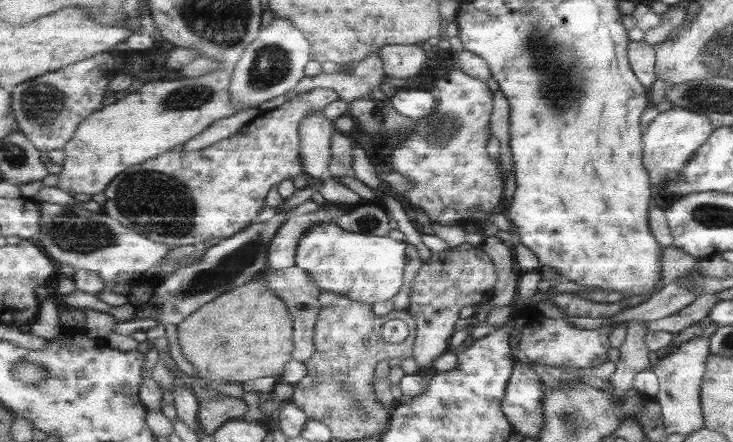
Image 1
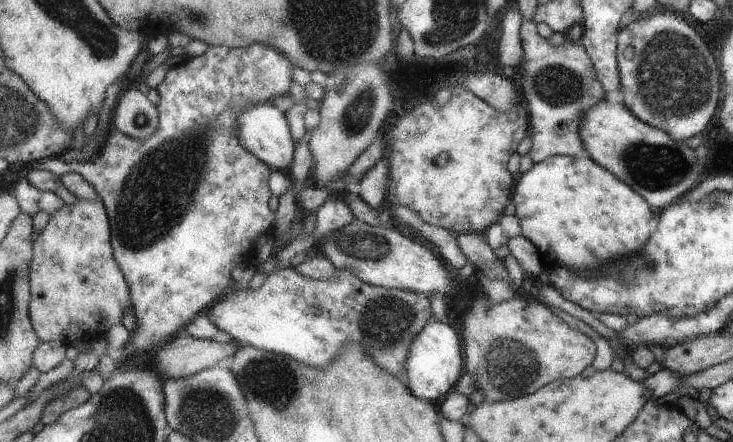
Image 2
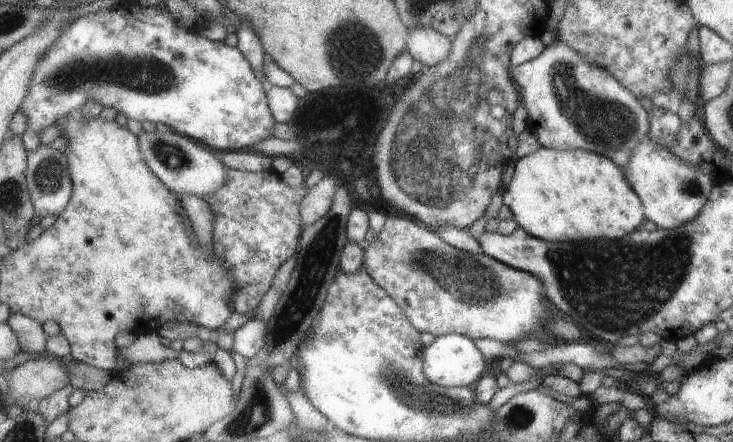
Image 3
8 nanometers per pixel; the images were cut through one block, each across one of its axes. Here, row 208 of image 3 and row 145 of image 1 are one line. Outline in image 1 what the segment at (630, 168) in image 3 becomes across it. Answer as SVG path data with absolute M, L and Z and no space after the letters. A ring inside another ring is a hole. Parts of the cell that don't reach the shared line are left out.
M683 107L658 112L655 118L647 123L641 133L641 161L648 174L652 196L666 197L666 193L663 192L667 182L665 174L667 172L678 173L685 161L691 158L692 152L697 150L699 146L703 146L703 142L706 141L713 129L711 121L703 114L697 114L695 111Z

